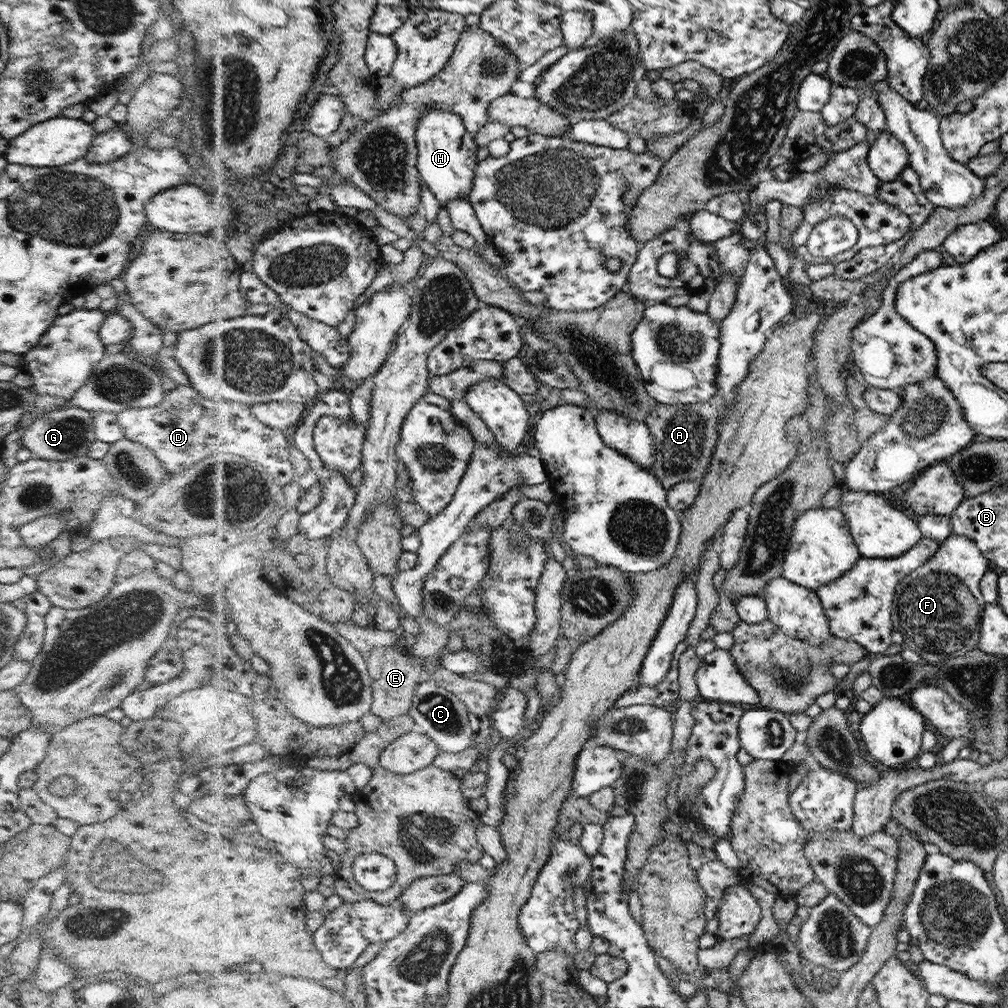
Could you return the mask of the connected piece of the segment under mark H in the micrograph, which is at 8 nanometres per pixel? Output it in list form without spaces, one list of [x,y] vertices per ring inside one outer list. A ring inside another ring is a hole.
[[[429,108],[421,118],[417,132],[419,146],[418,168],[423,182],[430,187],[436,197],[449,206],[456,199],[468,199],[477,170],[477,150],[479,146],[474,136],[466,130],[462,116],[444,108]]]

